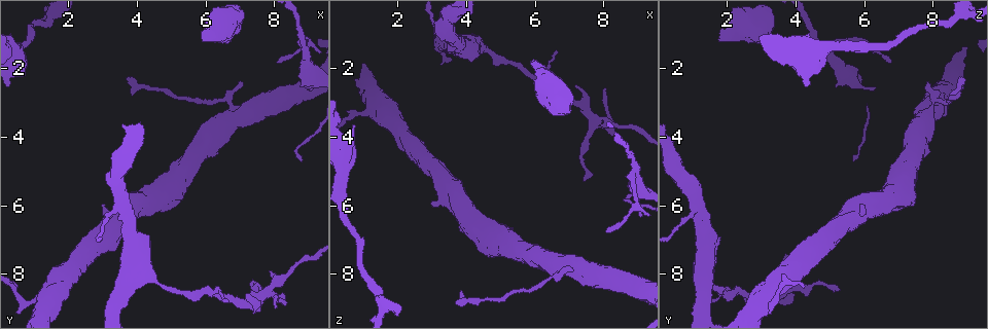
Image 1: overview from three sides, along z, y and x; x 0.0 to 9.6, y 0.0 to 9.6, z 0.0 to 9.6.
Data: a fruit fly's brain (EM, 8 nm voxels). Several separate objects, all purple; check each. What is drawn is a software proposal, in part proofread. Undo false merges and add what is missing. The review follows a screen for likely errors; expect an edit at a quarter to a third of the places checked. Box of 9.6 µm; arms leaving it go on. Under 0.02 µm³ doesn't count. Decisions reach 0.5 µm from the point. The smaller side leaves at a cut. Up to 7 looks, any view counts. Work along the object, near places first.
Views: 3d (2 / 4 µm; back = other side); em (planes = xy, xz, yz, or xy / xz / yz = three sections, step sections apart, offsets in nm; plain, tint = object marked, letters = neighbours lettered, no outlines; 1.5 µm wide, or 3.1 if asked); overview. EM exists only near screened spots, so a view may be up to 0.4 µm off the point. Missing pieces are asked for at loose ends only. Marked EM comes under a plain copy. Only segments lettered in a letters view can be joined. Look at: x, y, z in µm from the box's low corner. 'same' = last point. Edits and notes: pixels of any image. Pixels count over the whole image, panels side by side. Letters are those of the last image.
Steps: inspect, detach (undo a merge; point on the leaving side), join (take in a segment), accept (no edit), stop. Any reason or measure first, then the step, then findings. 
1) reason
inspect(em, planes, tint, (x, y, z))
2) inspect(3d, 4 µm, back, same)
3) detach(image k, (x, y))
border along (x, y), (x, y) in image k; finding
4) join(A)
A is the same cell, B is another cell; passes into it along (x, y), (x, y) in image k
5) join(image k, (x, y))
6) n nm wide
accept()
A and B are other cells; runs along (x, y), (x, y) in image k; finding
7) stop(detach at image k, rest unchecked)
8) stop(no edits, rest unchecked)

free end
inspect(3d, 2 µm, (3.00, 6.00, 6.00))

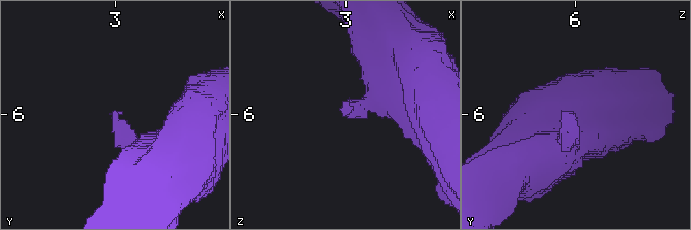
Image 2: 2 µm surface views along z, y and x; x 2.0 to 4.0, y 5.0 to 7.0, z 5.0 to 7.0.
now the EM
inspect(em, yz, step 8, letters, (3.00, 5.98, 5.96))

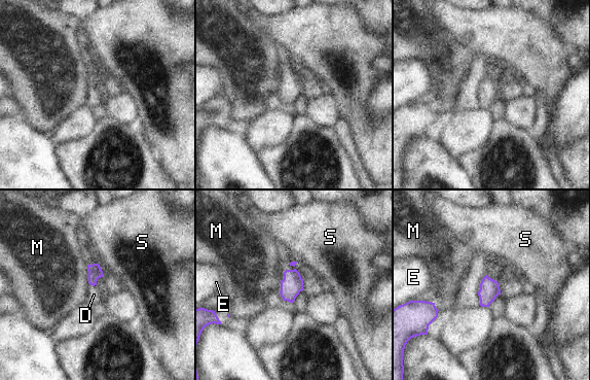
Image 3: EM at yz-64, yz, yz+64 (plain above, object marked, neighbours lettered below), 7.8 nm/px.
join(D)
D is the same cell, E, M and S are other cells; the cell continues

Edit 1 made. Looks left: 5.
redraw
inspect(overview)

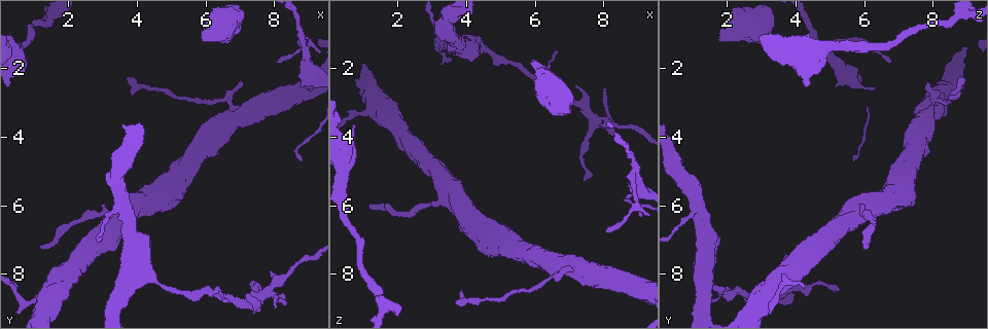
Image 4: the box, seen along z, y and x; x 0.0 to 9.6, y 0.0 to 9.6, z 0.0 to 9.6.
thin arm on a thick one
inspect(3d, 4 µm, (6.75, 3.20, 7.95))

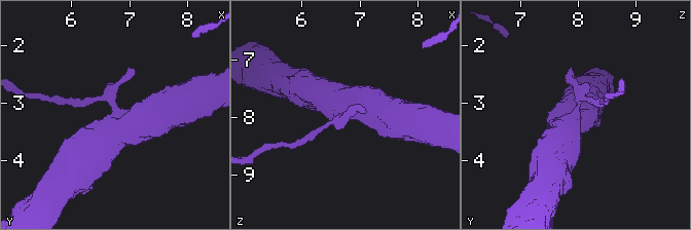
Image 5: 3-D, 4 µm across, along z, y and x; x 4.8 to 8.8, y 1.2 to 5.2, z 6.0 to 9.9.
now the EM
inspect(em, planes, letters, (6.75, 3.20, 7.95))

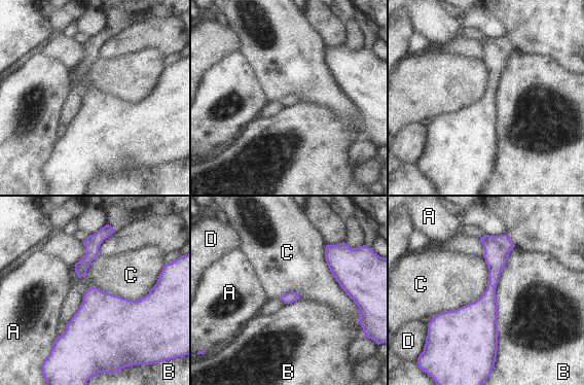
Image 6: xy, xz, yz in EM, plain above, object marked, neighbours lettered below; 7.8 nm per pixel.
B touches over 1050 nm
accept()
A, B, C and D are other cells; border along (514, 246), (486, 378) in image 6; continuous, no second cell

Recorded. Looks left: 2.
stop(join at image 3, rest unchecked)

